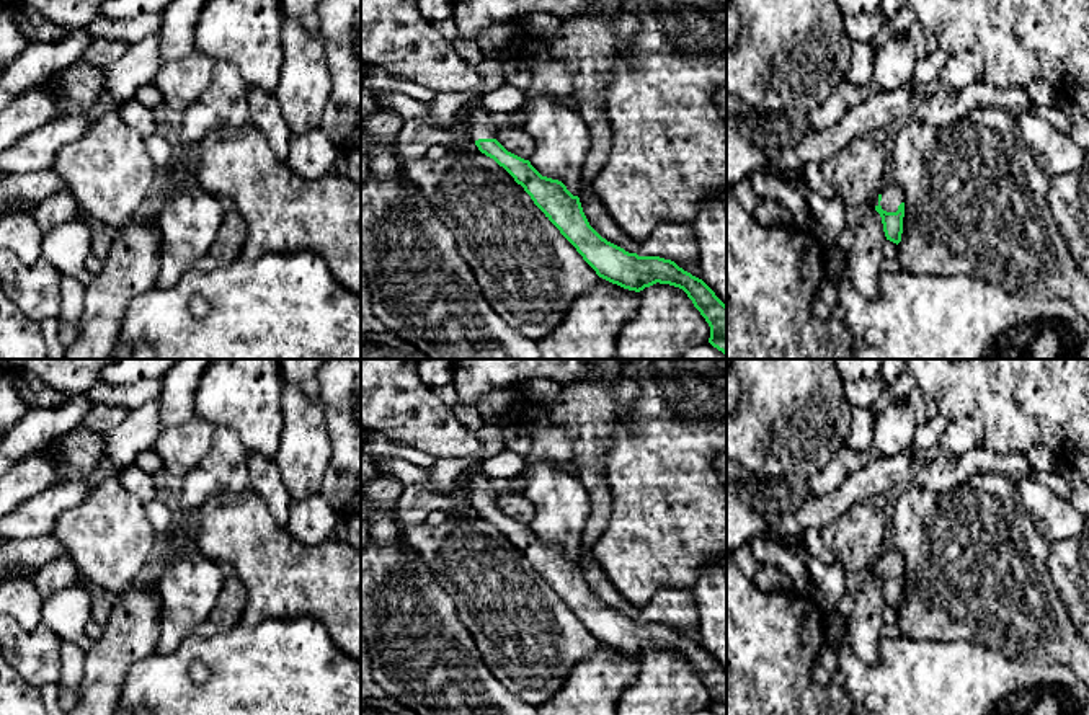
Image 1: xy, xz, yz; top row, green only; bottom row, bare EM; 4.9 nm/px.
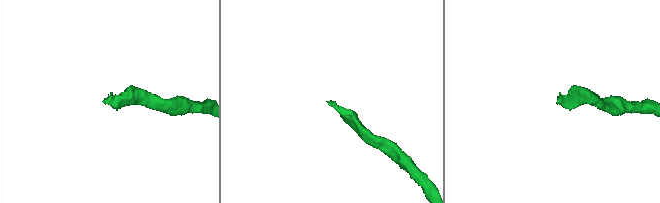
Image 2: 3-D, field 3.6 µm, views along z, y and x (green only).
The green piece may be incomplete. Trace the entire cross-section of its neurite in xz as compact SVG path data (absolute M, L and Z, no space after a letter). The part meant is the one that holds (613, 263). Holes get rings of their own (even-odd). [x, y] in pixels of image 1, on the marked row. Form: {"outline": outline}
{"outline": "M361 0L361 67L380 67L392 75L403 77L411 80L431 91L438 93L472 93L473 103L477 104L470 109L460 126L459 131L465 134L470 140L475 142L478 150L487 157L493 158L500 167L503 167L518 184L524 188L524 191L531 196L534 204L545 214L545 217L560 230L560 233L576 248L576 251L583 256L583 260L596 271L596 274L612 284L617 284L624 289L640 292L645 287L650 287L656 282L669 284L682 289L687 297L692 300L694 307L700 312L705 322L710 326L709 343L727 354L727 305L715 295L715 292L699 278L679 268L674 261L665 260L660 256L638 256L637 253L629 253L624 248L607 242L602 238L588 222L580 198L573 196L567 186L547 176L542 176L529 160L524 160L511 152L508 152L495 137L498 132L498 126L491 122L491 113L482 109L478 104L483 98L482 95L482 80L475 69L472 69L452 47L434 26L433 21L426 20L420 13L418 0Z"}

